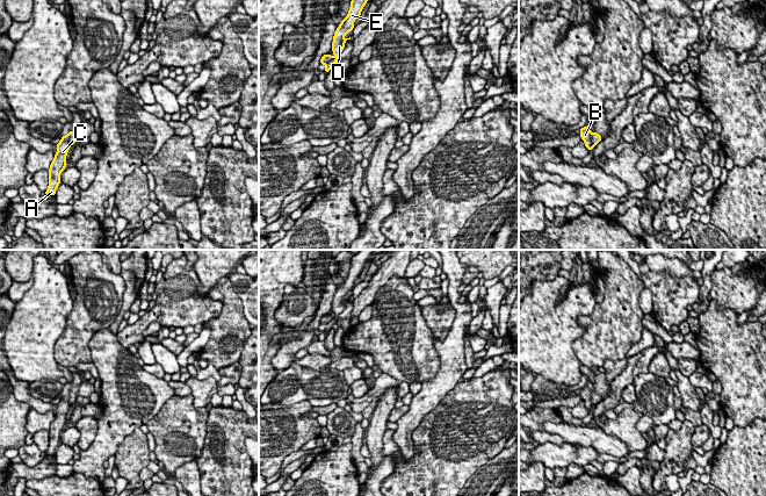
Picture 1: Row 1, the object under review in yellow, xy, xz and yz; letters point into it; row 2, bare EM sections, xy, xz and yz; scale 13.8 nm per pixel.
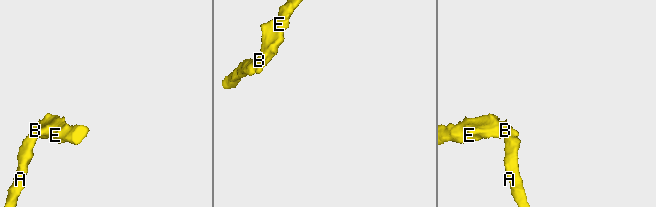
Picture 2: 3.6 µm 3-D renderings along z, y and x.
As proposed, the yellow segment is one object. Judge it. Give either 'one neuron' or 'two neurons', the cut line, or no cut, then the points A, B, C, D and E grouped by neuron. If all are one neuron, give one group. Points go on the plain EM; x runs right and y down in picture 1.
two neurons; cut in yz along (590, 393), (590, 400), (594, 404); A B C / D E

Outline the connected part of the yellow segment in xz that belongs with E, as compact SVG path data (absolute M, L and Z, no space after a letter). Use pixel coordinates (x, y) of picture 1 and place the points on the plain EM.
M361 250L353 256L348 275L341 281L333 296L332 311L335 317L327 323L325 333L327 333L337 323L338 316L345 308L345 302L351 300L351 297L345 300L344 296L347 295L348 292L353 290L353 287L355 286L354 281L360 278L362 268L366 266L368 259L373 257L374 251L375 250Z

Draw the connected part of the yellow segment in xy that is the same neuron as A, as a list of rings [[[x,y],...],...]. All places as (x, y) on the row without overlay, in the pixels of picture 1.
[[[68,394],[63,396],[60,402],[57,404],[57,414],[55,415],[55,419],[50,425],[49,430],[49,447],[45,452],[45,455],[56,455],[56,450],[60,444],[60,433],[67,426],[66,424],[66,415],[70,410]]]

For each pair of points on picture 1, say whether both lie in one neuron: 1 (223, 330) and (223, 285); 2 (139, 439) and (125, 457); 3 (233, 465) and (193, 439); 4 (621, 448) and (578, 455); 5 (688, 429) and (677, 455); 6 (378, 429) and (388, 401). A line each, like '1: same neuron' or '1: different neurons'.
1: same neuron
2: same neuron
3: different neurons
4: different neurons
5: same neuron
6: same neuron

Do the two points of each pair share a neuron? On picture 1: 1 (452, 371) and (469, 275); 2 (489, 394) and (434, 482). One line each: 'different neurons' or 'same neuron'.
1: different neurons
2: same neuron

